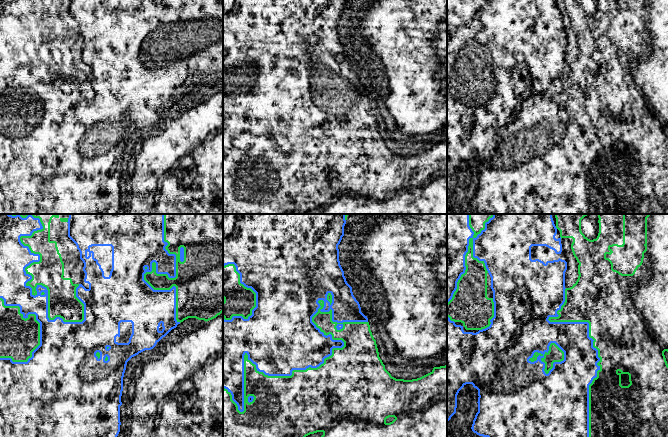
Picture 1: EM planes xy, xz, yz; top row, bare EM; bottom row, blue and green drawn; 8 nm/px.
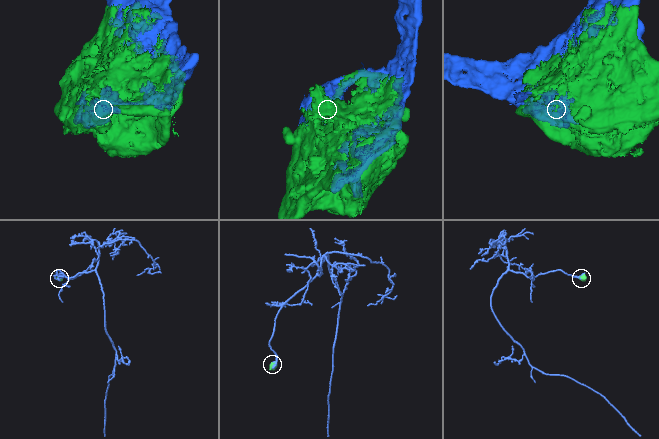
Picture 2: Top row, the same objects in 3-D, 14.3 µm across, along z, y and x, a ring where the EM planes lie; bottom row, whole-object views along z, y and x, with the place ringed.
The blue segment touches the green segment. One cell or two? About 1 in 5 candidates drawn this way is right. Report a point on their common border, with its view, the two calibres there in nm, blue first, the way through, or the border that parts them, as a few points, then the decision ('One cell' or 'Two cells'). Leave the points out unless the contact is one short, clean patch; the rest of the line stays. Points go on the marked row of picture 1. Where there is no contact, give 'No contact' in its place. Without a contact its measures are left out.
Touches blue at xz (316, 367). Thickness 420 nm (blue) against 500 nm. One cell

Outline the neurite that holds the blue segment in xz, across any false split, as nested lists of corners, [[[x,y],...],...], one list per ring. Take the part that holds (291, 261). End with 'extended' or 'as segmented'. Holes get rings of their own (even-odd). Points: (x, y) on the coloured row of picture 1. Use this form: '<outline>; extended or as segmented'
[[[223,214],[223,437],[306,437],[306,436],[308,436],[308,435],[310,435],[310,434],[314,434],[314,433],[317,433],[317,432],[322,432],[322,433],[323,433],[323,435],[322,435],[322,436],[321,436],[321,437],[447,437],[447,365],[445,365],[445,366],[440,366],[440,367],[434,367],[434,368],[433,368],[433,370],[432,370],[432,371],[431,371],[431,372],[430,372],[430,373],[428,373],[428,374],[426,374],[426,375],[424,375],[424,376],[422,376],[422,377],[420,377],[420,378],[417,378],[417,379],[412,379],[412,380],[404,380],[404,379],[396,379],[396,378],[394,378],[394,377],[392,377],[392,376],[391,376],[391,374],[390,374],[390,373],[389,373],[389,372],[388,372],[388,371],[387,371],[387,370],[386,370],[386,369],[385,369],[385,365],[384,365],[384,364],[383,364],[383,362],[382,362],[382,360],[381,360],[381,359],[380,359],[380,357],[379,357],[379,352],[378,352],[378,348],[377,348],[377,344],[376,344],[376,340],[375,340],[375,339],[374,339],[374,337],[373,337],[373,335],[372,335],[372,332],[371,332],[371,330],[370,330],[370,325],[369,325],[369,322],[368,322],[368,318],[367,318],[367,316],[365,316],[365,315],[364,315],[364,314],[363,314],[363,313],[362,313],[362,312],[361,312],[361,307],[360,307],[360,304],[359,304],[359,302],[358,302],[358,301],[357,301],[357,300],[356,300],[356,298],[355,298],[355,297],[354,297],[354,295],[353,295],[353,292],[352,292],[352,287],[351,287],[351,286],[350,286],[350,285],[349,285],[349,284],[348,284],[348,283],[347,283],[347,281],[346,281],[346,278],[345,278],[345,276],[344,276],[344,271],[343,271],[343,269],[342,269],[342,267],[341,267],[341,265],[340,265],[340,261],[339,261],[339,249],[338,249],[338,245],[339,245],[339,244],[340,244],[340,242],[341,242],[341,240],[342,240],[342,237],[343,237],[343,236],[344,236],[344,226],[345,226],[345,224],[346,224],[346,220],[347,220],[347,216],[348,216],[348,214]]]; extended

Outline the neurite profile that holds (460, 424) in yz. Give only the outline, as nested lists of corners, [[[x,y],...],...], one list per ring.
[[[466,384],[457,395],[456,413],[447,422],[447,437],[483,437],[474,433],[471,429],[475,413],[474,407],[478,402],[478,390],[472,384]]]

